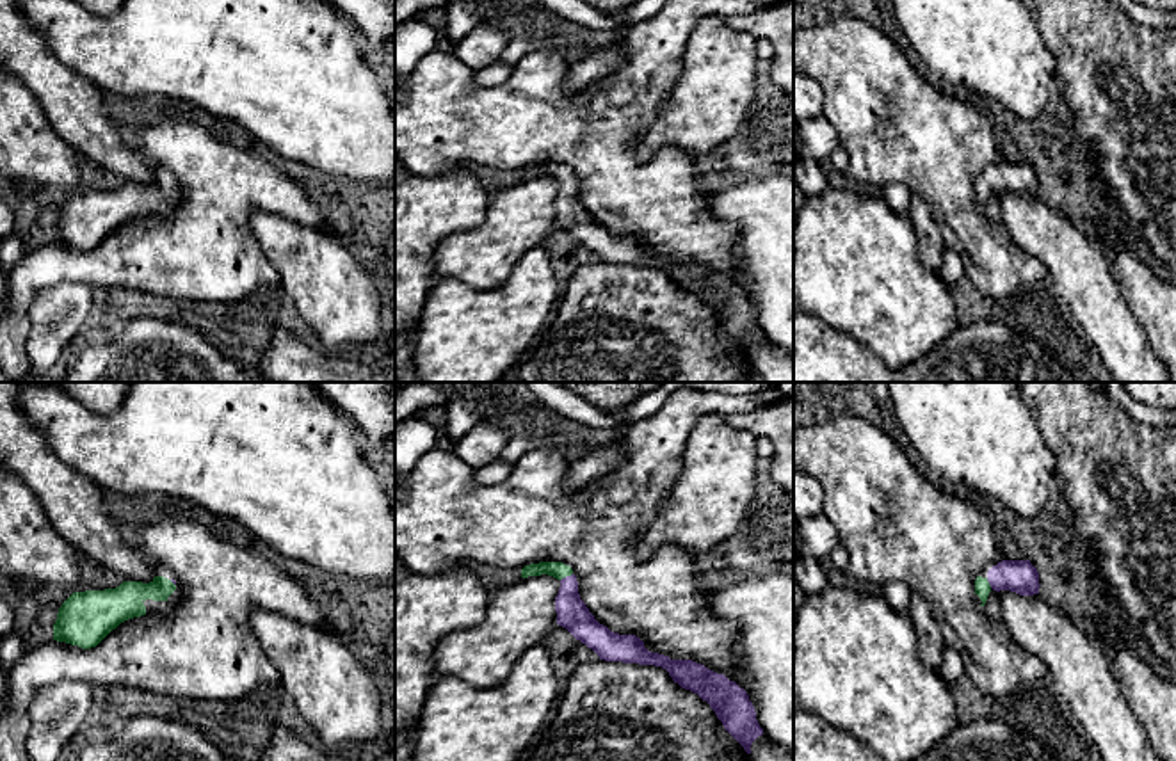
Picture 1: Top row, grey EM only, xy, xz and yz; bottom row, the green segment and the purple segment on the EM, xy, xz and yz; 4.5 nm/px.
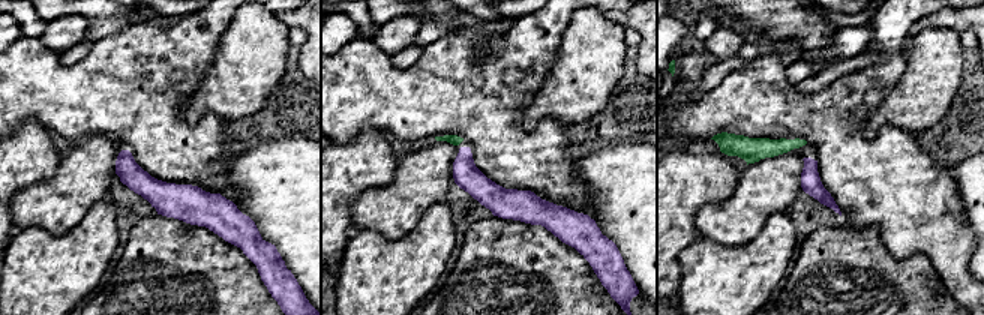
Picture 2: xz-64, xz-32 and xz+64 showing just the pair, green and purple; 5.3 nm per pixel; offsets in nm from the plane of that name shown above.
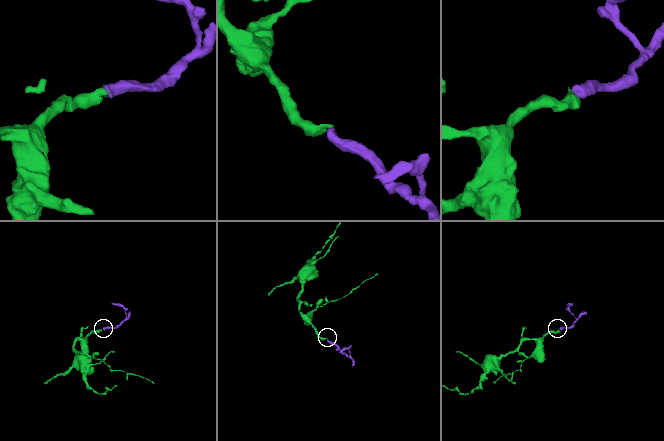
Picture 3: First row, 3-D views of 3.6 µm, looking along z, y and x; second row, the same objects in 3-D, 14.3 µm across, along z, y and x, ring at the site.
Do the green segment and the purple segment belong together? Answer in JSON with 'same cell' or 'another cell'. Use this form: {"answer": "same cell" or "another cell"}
{"answer": "same cell"}

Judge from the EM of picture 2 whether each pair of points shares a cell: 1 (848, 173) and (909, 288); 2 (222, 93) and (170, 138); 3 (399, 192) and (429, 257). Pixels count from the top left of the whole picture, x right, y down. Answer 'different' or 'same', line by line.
1: different
2: different
3: different

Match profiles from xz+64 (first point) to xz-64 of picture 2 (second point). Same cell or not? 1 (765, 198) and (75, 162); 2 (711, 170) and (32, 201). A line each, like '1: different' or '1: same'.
1: same
2: different

